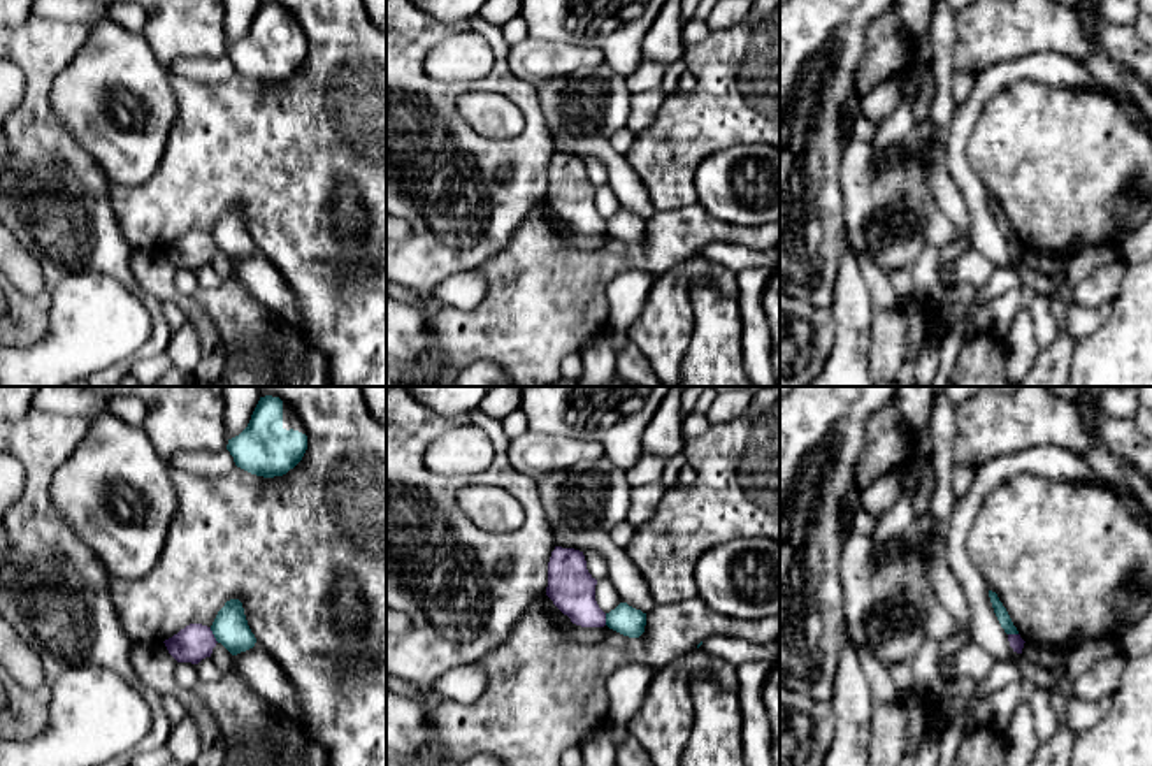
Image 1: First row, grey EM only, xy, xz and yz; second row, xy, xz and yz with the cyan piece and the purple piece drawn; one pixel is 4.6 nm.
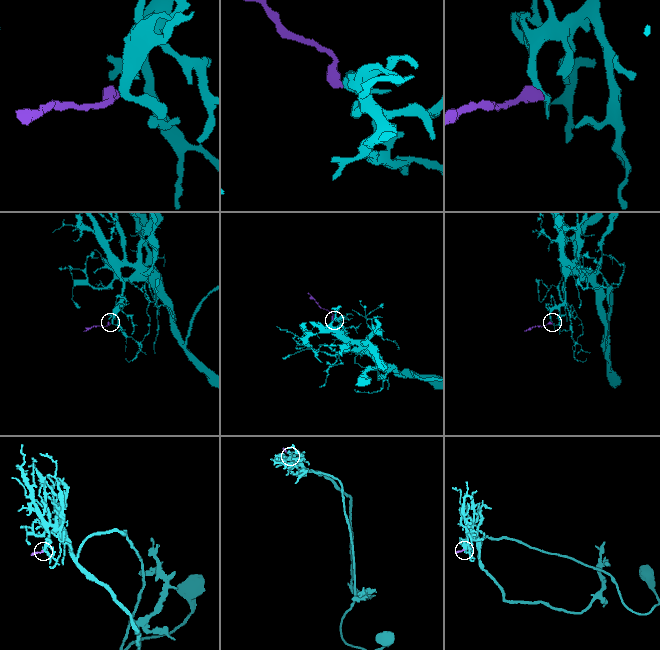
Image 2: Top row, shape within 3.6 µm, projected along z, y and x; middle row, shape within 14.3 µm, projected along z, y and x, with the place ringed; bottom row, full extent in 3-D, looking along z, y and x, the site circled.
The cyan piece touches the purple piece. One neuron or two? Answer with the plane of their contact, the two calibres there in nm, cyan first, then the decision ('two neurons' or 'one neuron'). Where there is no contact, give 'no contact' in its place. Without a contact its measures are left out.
meets cyan in xy; 160 nm thick on the cyan side, 170 nm on the other; two neurons

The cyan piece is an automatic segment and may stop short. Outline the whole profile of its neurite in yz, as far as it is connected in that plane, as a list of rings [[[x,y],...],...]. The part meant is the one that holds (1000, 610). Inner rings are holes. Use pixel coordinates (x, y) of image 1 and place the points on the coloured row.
[[[989,590],[989,597],[994,608],[994,613],[1001,624],[1001,627],[1004,629],[1006,634],[1019,634],[1017,627],[1013,625],[1006,608],[1003,606],[1003,603],[999,601],[997,594]]]

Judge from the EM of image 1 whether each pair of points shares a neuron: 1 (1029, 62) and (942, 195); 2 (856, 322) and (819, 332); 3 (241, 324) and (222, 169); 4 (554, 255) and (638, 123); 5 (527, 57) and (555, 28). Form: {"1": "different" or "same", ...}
{"1": "different", "2": "different", "3": "different", "4": "different", "5": "different"}

